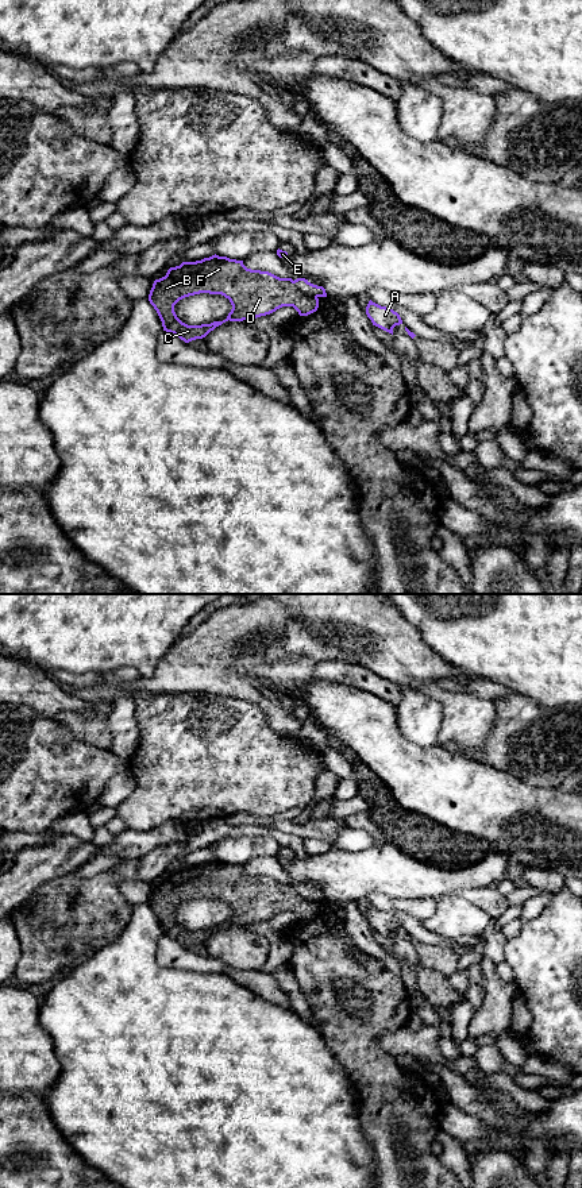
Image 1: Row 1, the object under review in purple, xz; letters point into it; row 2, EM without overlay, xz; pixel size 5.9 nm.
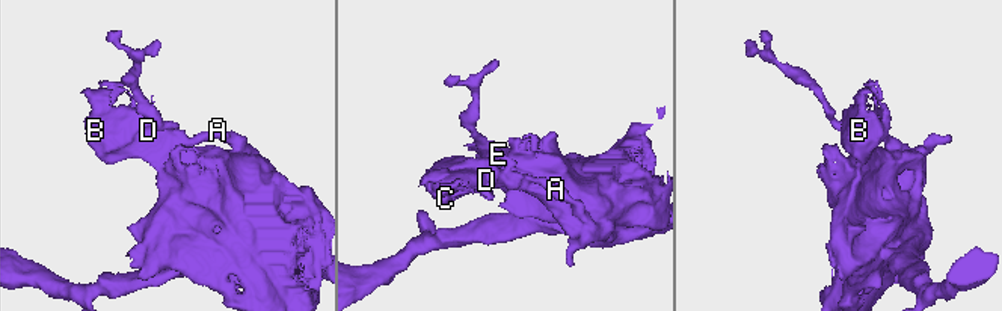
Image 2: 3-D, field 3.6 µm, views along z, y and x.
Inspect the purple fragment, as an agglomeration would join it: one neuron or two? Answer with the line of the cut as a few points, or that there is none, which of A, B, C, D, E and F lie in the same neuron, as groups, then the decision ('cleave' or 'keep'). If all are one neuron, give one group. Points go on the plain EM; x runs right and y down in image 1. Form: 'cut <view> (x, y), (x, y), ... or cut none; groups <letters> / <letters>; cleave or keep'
cut xz (293, 886), (300, 895), (316, 902); groups A E / B C D F; cleave

